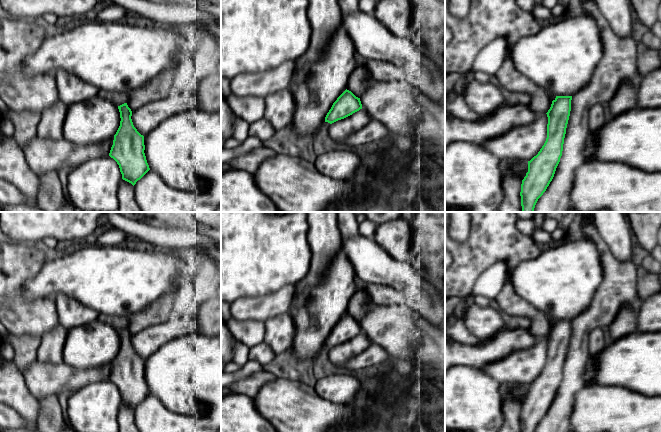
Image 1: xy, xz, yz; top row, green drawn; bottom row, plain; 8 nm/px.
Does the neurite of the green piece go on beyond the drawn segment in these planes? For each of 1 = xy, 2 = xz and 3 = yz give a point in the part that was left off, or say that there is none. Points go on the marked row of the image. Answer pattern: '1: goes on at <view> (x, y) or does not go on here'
1: does not go on here
2: does not go on here
3: does not go on here

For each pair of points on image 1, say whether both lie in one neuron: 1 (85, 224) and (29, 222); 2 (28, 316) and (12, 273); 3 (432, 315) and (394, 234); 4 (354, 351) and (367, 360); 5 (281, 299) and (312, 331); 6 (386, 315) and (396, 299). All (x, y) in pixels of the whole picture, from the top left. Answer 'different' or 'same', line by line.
1: same
2: same
3: different
4: different
5: different
6: different

